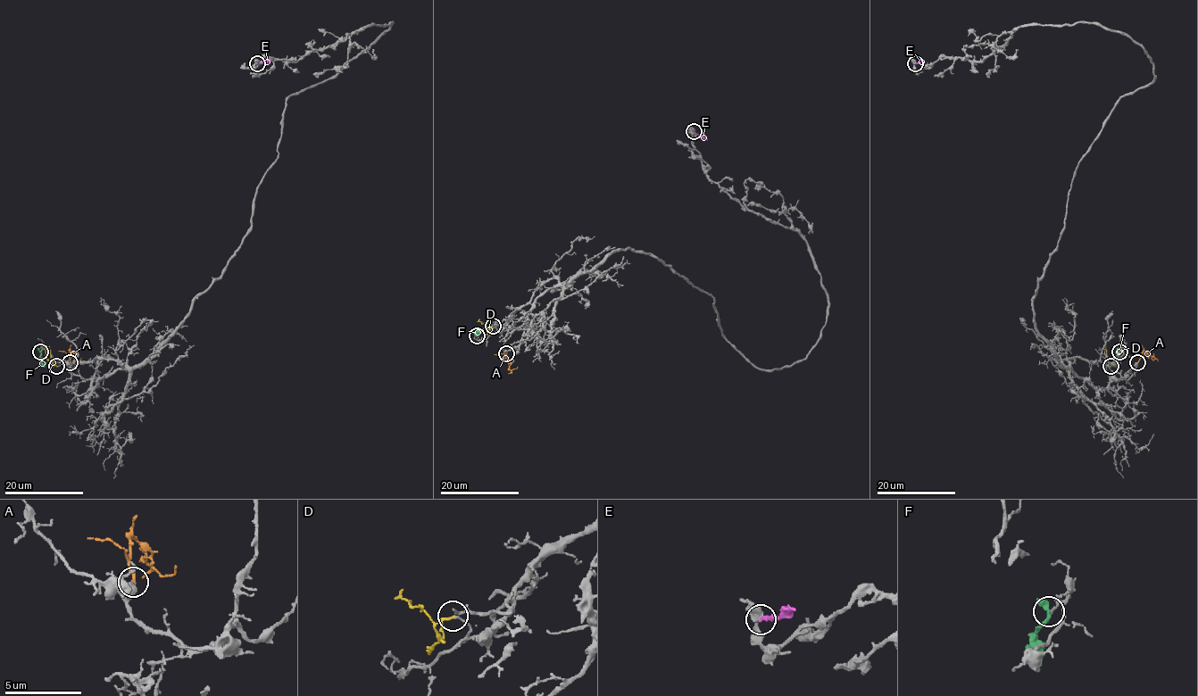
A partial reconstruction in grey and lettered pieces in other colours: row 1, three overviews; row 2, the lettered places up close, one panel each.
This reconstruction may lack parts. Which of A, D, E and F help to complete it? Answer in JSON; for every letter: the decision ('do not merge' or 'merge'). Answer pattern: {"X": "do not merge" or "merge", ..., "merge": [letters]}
{"A": "merge", "D": "do not merge", "E": "do not merge", "F": "do not merge", "merge": ["A"]}

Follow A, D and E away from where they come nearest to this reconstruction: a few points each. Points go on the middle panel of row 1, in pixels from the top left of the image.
A: (506, 353), (505, 358), (511, 364), (510, 369), (518, 367)
D: (492, 326), (488, 327), (478, 319)
E: (693, 130), (708, 139)

